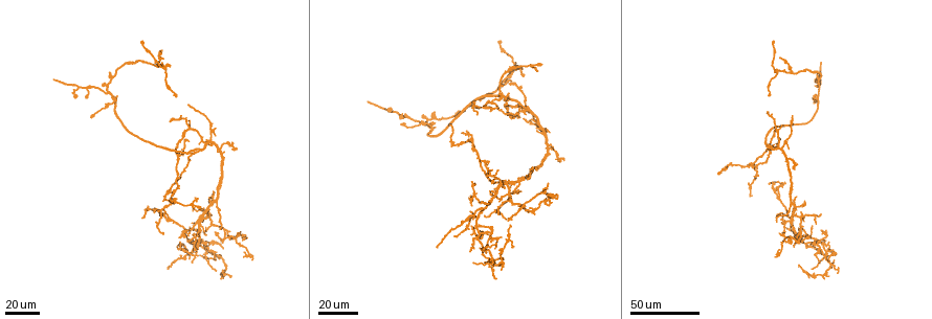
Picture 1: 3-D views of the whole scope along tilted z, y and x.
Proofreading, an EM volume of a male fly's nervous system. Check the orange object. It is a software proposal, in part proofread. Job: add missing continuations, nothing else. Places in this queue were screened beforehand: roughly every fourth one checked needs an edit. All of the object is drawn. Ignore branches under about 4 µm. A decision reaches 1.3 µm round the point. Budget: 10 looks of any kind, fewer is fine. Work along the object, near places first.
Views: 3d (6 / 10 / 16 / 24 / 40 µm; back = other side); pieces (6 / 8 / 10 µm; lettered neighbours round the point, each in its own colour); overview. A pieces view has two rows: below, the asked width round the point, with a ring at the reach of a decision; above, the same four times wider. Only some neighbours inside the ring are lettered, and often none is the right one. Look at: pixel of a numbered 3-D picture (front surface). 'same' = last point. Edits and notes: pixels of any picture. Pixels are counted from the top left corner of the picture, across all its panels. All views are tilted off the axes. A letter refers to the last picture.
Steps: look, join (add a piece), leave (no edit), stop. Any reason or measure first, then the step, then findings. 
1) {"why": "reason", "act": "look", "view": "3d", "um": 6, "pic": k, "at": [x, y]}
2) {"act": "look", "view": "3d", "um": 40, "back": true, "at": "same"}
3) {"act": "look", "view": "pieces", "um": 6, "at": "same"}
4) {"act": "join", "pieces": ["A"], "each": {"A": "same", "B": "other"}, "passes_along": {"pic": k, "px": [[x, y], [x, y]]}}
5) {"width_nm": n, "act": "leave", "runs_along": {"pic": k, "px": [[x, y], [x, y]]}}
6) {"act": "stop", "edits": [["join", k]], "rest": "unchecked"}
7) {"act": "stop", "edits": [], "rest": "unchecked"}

{"why": "branch stops here", "act": "look", "view": "3d", "um": 24, "pic": 1, "at": [110, 72]}

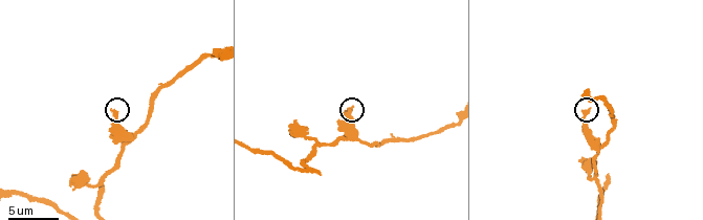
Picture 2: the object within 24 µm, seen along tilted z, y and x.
{"act": "look", "view": "pieces", "um": 8, "pic": 2, "at": [114, 109]}

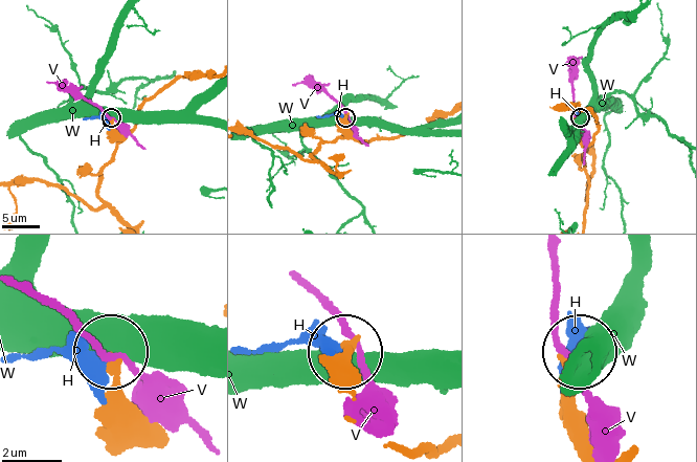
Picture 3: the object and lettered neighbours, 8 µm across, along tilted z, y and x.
{"act": "leave", "each": {"H": "other", "V": "other", "W": "other"}, "runs_along": {"pic": 3, "px": [[118, 216], [98, 194], [102, 169], [115, 147], [110, 117]]}, "found": "none of them fits"}

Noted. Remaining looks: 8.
{"why": "branch stops here", "act": "look", "view": "3d", "um": 24, "pic": 1, "at": [369, 100]}

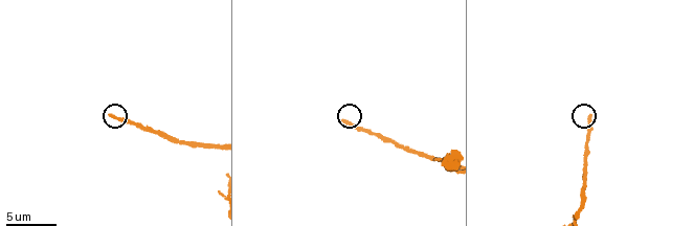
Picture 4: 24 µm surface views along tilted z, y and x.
{"why": "what lies round it", "act": "look", "view": "pieces", "um": 8, "pic": 4, "at": [343, 120]}

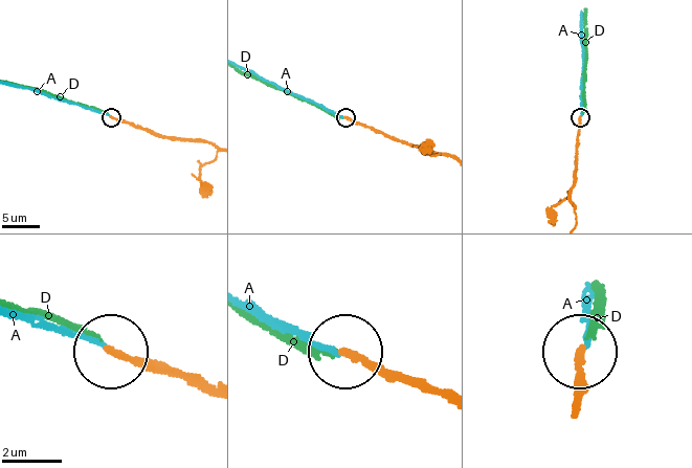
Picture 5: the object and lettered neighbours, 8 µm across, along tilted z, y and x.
{"act": "join", "pieces": ["A"], "each": {"A": "same", "D": "other"}, "passes_along": {"pic": 5, "px": [[576, 407], [588, 340], [586, 303]]}, "found": "it goes on there"}

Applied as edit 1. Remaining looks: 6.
{"act": "look", "view": "overview"}

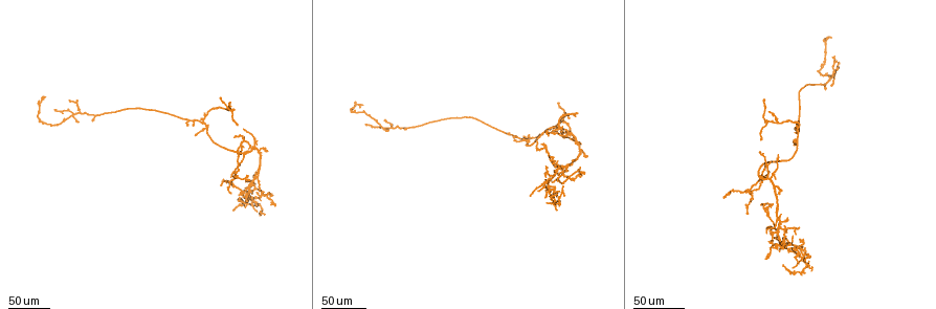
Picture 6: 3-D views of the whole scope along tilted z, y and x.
{"why": "free end", "act": "look", "view": "3d", "um": 40, "pic": 6, "at": [798, 138]}

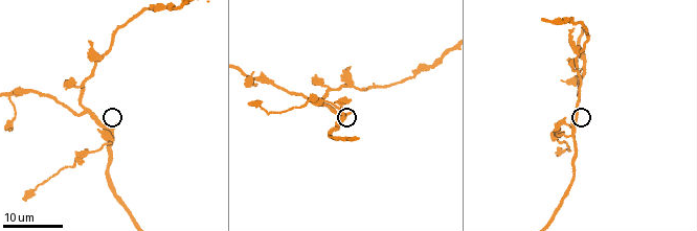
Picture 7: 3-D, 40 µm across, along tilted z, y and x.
{"act": "look", "view": "pieces", "um": 6, "pic": 7, "at": [353, 111]}

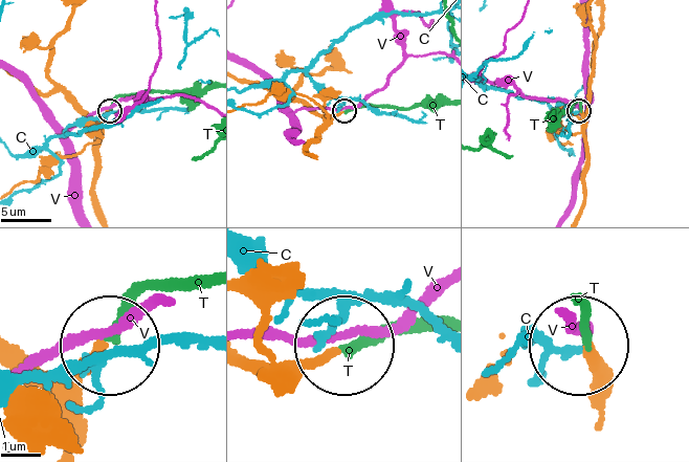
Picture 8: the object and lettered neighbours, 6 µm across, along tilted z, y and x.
{"act": "join", "pieces": ["T"], "each": {"C": "other", "T": "same", "V": "other"}, "passes_along": {"pic": 8, "px": [[601, 371], [575, 301]]}, "found": "the cell continues"}

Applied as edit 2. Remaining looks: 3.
{"why": "see it whole again", "act": "look", "view": "overview"}

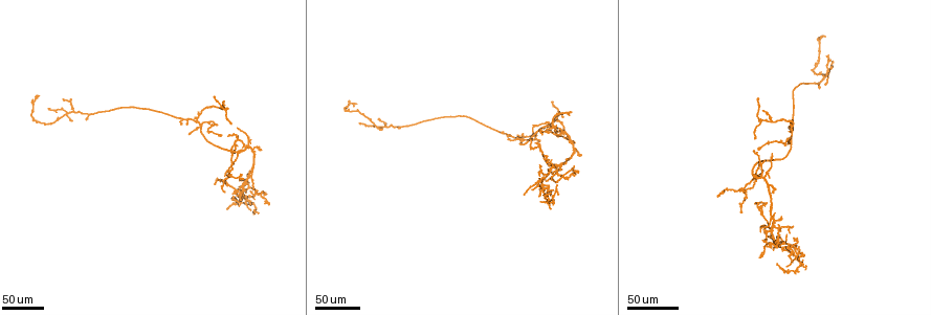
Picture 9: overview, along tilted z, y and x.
{"why": "an open end", "act": "look", "view": "3d", "um": 40, "pic": 9, "at": [241, 152]}

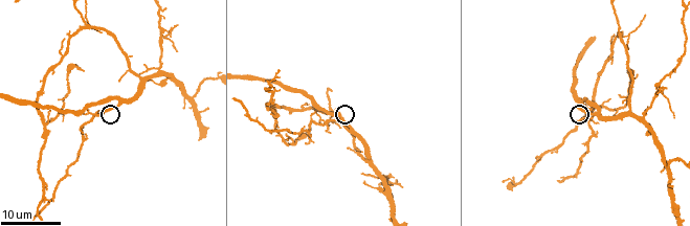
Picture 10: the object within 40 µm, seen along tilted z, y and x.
{"why": "see the neighbours", "act": "look", "view": "pieces", "um": 8, "pic": 10, "at": [576, 107]}

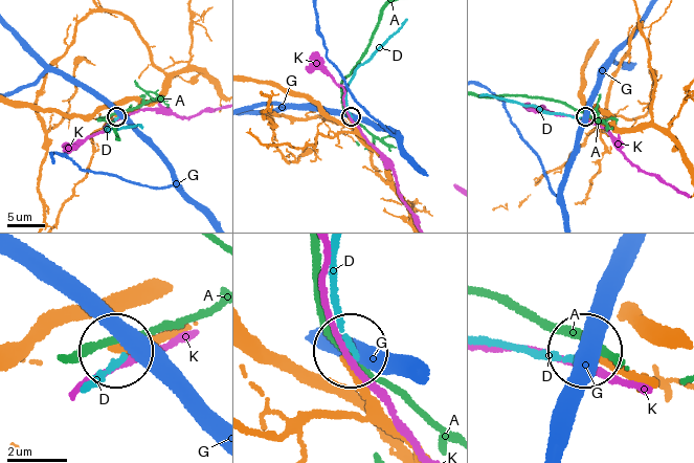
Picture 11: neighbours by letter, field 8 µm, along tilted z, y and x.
{"width_nm": 270, "act": "leave", "each": {"A": "other", "D": "other", "G": "other", "K": "other"}, "found": "no lettered piece goes on from it"}

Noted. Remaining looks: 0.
{"act": "stop", "edits": [["join", 5], ["join", 8]], "rest": "unchecked"}

